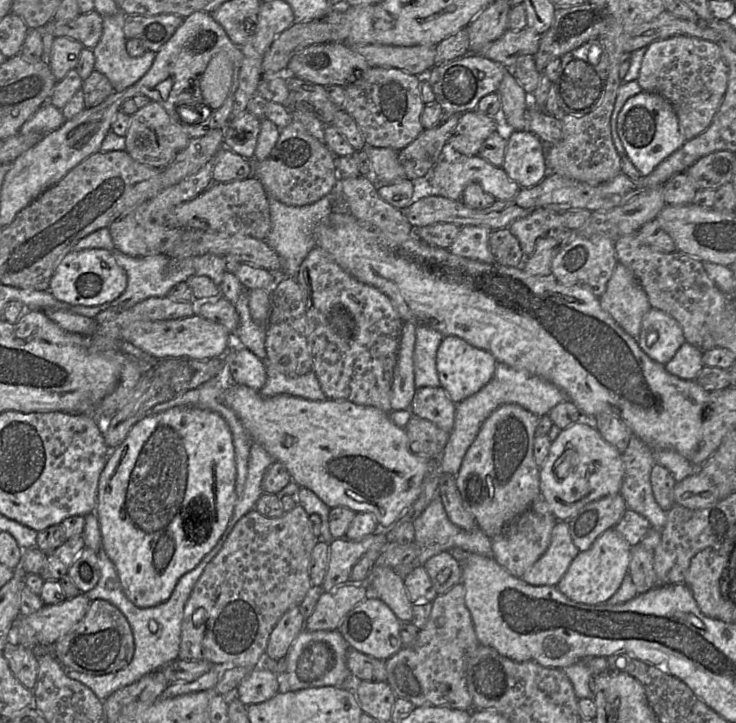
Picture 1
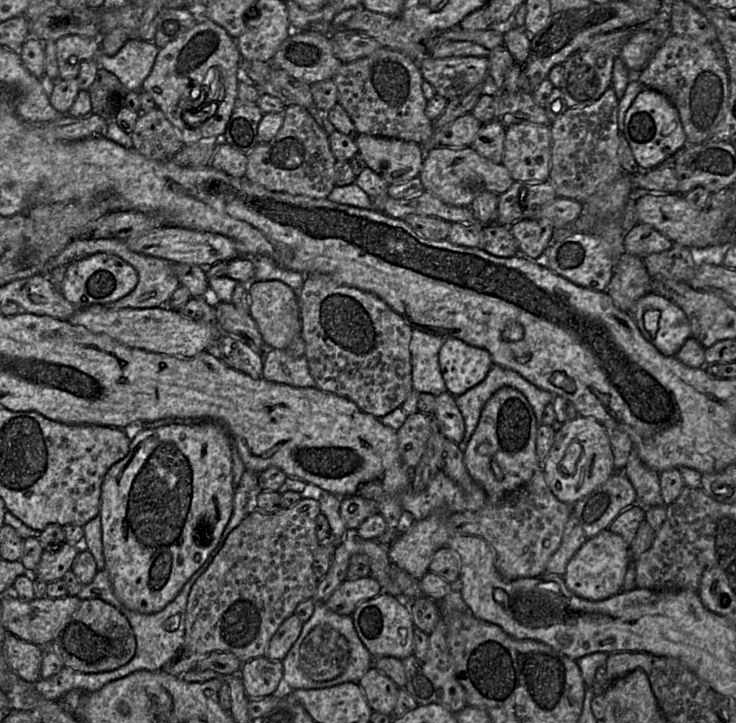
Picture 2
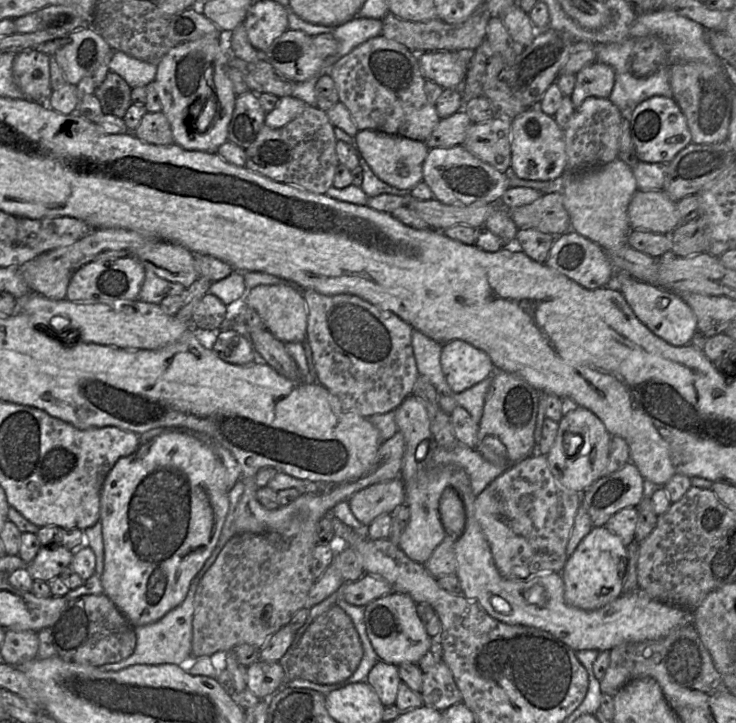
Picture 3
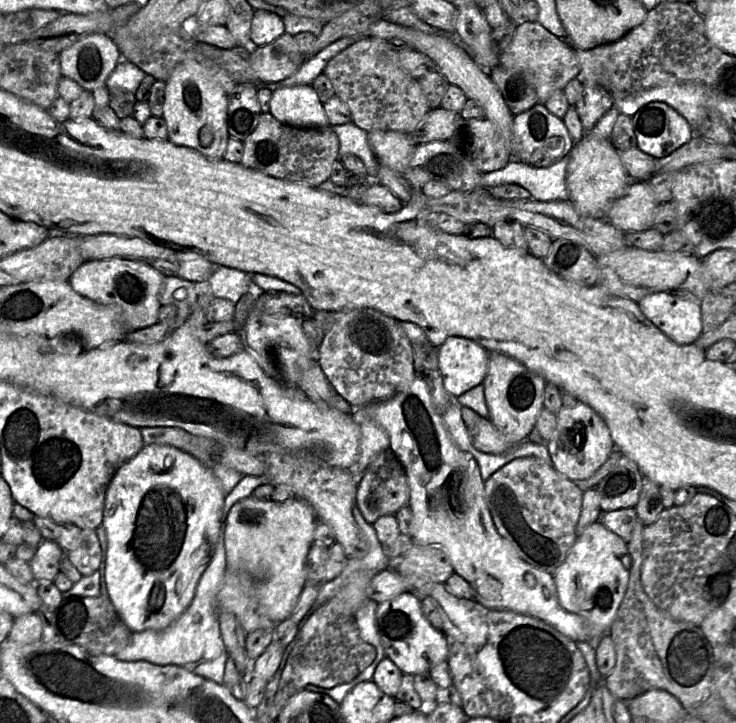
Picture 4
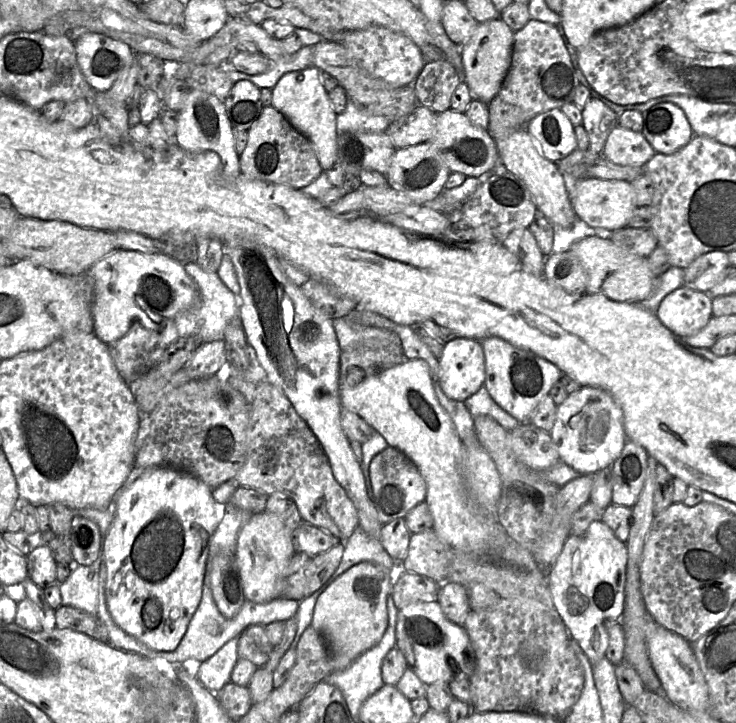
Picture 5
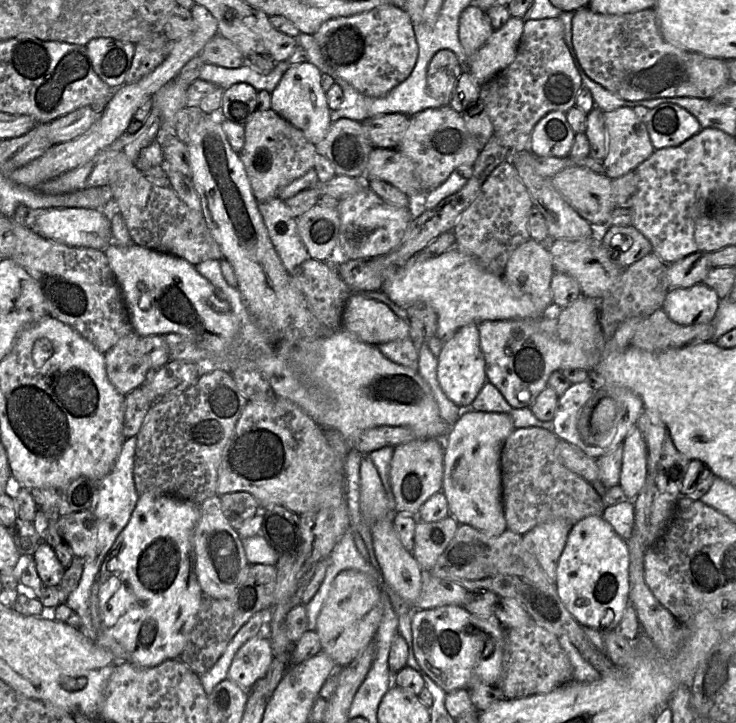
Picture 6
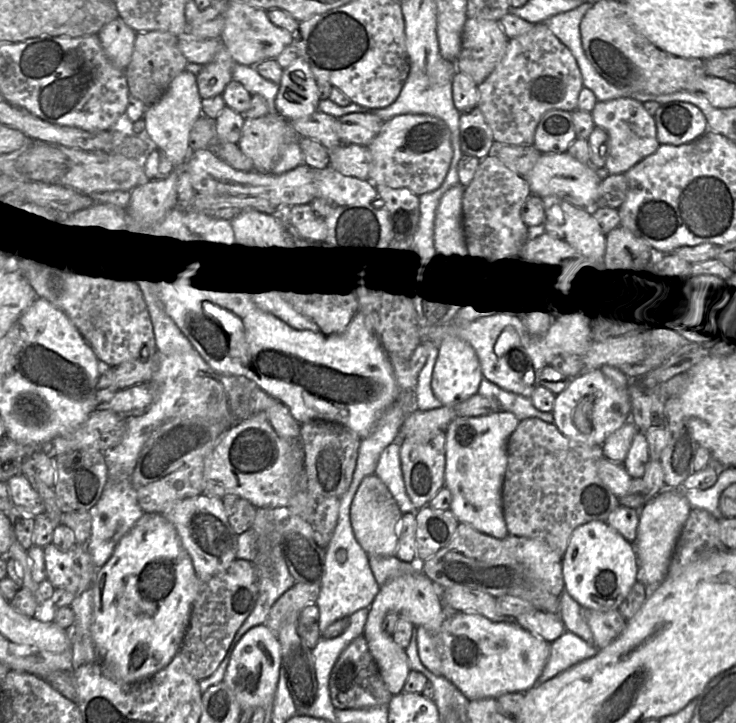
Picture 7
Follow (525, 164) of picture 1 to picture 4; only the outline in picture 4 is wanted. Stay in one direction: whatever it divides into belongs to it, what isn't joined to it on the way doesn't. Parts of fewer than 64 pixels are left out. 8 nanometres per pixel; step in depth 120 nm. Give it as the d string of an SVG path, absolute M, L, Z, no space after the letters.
M542 103L530 110L514 115L512 129L512 160L534 167L549 167L568 156L574 141L563 119L553 115Z

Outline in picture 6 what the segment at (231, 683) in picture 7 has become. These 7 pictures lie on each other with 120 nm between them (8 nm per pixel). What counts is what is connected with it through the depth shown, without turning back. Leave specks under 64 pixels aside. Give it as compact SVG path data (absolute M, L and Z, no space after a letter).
M258 634L239 648L230 665L227 679L249 693L257 681L266 675L274 657L268 636Z

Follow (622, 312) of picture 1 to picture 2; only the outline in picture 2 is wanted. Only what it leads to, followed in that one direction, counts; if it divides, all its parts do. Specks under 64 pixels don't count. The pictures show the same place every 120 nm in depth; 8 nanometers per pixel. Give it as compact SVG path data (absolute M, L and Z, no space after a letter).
M623 252L605 291L620 310L631 314L636 301L651 292L650 276L642 258Z

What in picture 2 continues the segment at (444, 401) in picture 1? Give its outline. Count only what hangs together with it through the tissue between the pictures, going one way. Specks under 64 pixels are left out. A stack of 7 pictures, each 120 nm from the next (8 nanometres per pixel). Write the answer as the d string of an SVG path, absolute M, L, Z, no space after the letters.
M447 391L435 397L432 415L445 439L460 444L464 437L464 420L455 404L455 397Z

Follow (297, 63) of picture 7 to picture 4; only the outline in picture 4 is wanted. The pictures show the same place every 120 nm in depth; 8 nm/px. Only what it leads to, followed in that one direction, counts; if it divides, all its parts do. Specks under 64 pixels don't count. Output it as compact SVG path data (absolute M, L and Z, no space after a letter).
M312 85L276 89L271 100L270 113L279 122L293 127L330 126L324 104Z

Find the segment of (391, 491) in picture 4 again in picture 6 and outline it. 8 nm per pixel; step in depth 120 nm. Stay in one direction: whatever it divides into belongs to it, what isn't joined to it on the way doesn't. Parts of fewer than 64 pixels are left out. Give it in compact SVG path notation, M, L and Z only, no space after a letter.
M415 439L394 447L389 479L394 497L395 514L416 516L422 504L442 489L444 440Z

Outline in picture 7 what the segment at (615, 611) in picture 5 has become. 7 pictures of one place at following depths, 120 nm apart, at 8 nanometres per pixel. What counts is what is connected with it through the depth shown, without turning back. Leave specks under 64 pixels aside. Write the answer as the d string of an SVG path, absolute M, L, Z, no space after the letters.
M593 520L574 529L562 556L565 591L582 607L601 612L618 609L637 581L638 559L633 544L605 521Z

